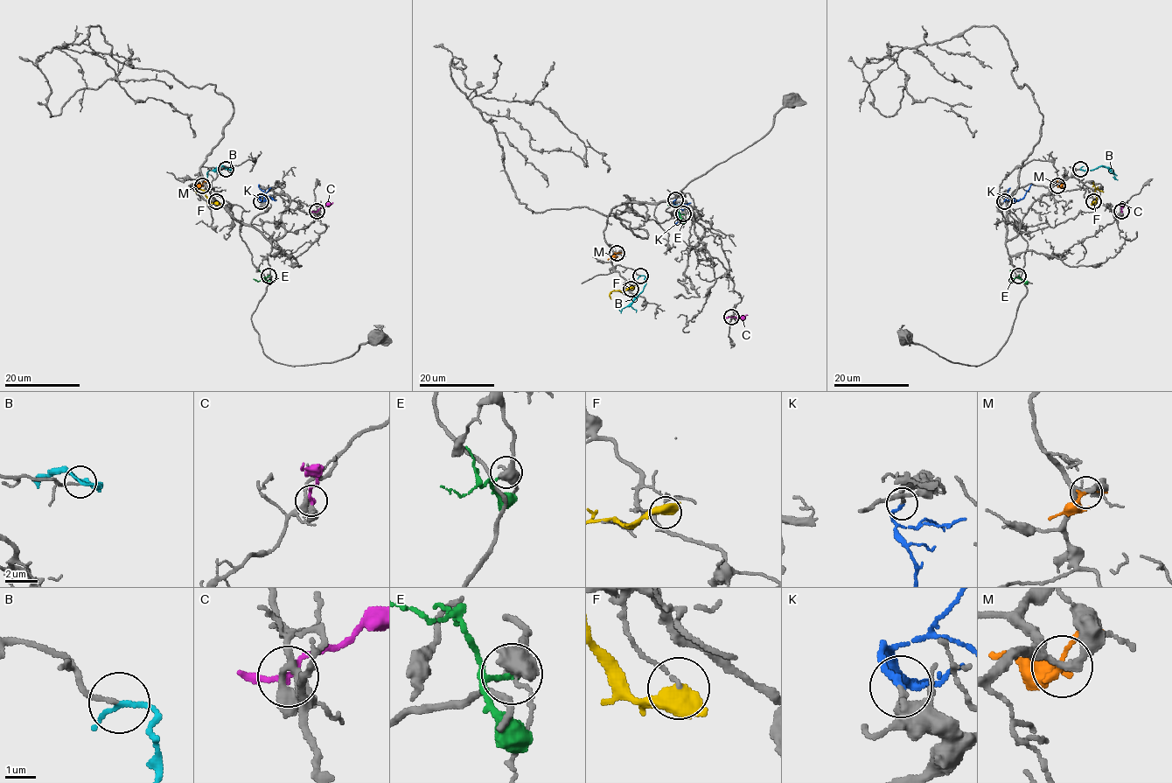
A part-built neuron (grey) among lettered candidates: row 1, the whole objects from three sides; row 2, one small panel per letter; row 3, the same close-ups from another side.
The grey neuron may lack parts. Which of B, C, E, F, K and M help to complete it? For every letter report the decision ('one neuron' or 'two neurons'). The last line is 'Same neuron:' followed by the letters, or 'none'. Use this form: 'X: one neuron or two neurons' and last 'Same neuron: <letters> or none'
B: one neuron
C: two neurons
E: two neurons
F: two neurons
K: one neuron
M: two neurons
Same neuron: B, K

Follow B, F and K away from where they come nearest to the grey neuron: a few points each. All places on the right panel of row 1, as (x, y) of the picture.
B: (1080, 168), (1105, 166), (1112, 171), (1115, 178), (1112, 177)
F: (1093, 201), (1096, 199), (1095, 189), (1104, 192)
K: (1003, 201), (1008, 197), (1020, 200), (1032, 185)

